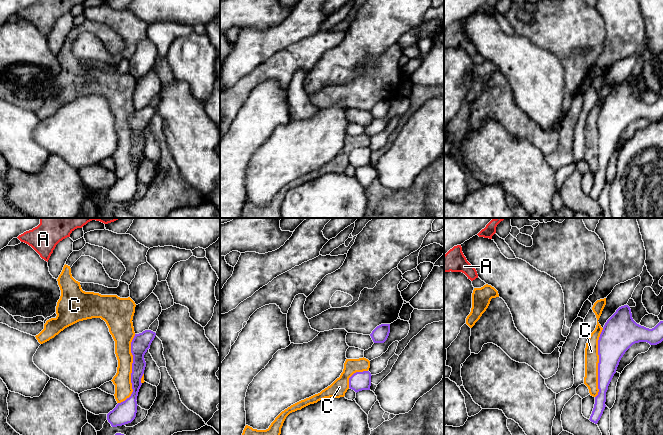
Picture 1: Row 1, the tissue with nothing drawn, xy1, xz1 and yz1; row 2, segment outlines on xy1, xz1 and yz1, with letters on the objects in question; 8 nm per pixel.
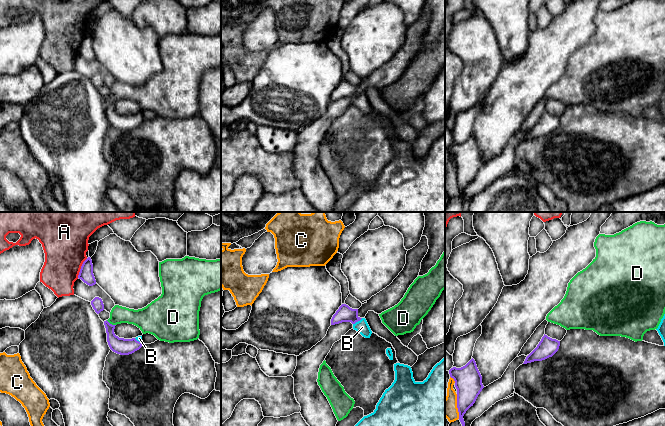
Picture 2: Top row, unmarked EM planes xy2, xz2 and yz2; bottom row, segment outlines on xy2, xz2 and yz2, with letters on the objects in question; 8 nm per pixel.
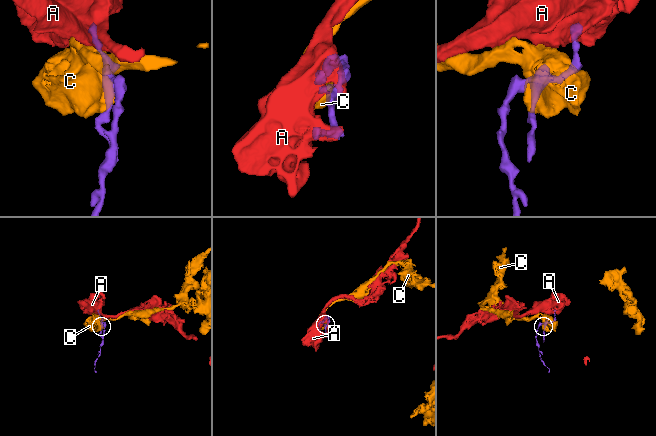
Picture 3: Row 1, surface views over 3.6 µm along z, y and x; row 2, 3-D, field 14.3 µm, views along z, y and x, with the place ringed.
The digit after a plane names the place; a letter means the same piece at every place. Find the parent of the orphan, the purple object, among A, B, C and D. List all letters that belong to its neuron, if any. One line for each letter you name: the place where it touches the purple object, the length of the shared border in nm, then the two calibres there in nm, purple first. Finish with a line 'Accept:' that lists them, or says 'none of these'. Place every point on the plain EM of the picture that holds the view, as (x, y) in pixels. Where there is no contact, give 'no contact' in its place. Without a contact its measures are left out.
B: xz2 (357, 97) | 90 nm | 130/110 nm
Accept: B

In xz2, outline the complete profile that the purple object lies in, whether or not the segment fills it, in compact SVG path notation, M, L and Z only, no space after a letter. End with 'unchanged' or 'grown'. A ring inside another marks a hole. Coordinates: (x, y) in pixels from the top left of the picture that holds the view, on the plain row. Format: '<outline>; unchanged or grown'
M342 80L331 95L331 101L342 98L351 98L353 105L365 114L370 114L372 107L365 94L358 92L358 85L352 85L346 80Z; grown

